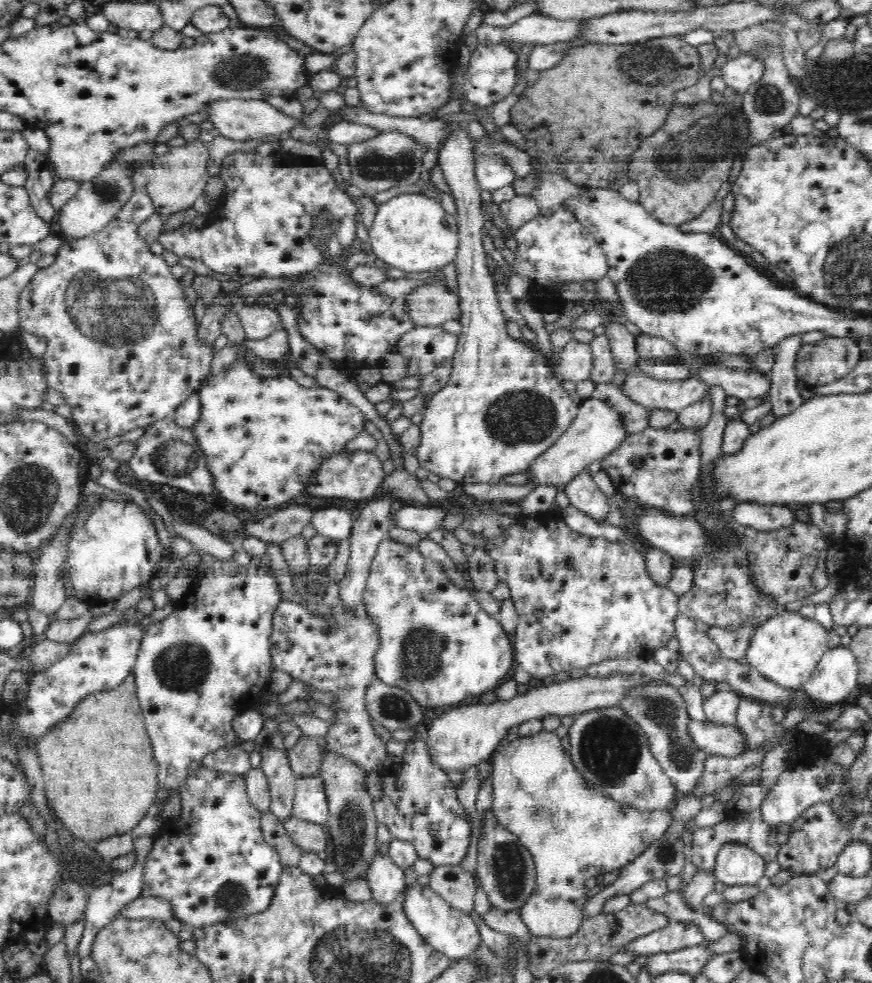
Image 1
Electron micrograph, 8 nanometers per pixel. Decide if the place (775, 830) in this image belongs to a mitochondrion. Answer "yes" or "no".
no

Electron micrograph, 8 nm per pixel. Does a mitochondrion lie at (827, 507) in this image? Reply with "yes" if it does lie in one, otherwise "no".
no

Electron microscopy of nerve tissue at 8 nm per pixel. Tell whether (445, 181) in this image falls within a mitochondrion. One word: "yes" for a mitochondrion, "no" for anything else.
no

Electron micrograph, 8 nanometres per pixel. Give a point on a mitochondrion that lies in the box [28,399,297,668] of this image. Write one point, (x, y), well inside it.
(174, 457)

